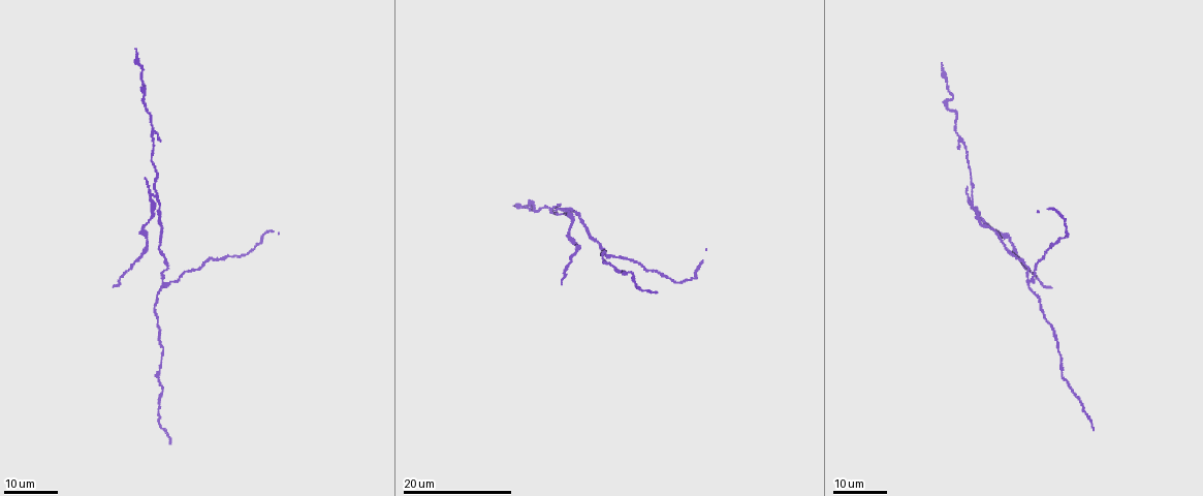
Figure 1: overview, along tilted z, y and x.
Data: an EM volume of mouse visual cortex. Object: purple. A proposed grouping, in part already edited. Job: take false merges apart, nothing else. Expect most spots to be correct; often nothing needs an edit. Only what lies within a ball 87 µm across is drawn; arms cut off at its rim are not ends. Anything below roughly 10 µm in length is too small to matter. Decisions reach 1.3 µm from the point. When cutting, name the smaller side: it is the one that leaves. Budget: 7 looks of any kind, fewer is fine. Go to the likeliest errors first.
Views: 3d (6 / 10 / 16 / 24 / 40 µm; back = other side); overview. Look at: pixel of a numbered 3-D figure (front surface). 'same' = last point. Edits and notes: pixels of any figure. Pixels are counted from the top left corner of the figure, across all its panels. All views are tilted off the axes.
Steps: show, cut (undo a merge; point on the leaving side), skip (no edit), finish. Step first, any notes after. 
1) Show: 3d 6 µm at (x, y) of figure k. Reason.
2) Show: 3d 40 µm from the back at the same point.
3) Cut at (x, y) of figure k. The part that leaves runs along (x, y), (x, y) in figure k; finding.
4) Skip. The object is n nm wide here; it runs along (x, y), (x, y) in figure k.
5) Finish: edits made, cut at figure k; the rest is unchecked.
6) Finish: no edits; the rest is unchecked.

Show: 3d 24 µm at (970, 204) of figure 1. Four arms meet.

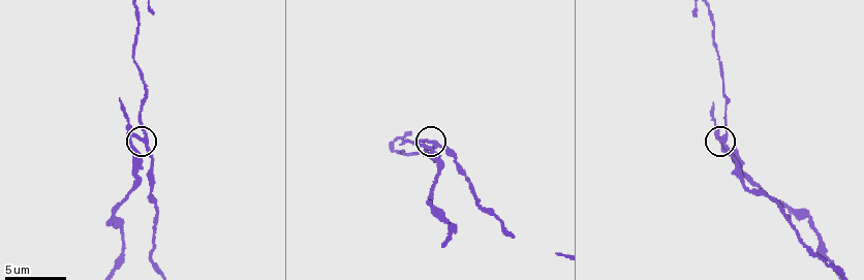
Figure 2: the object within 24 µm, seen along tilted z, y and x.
Show: 3d 6 µm at (141, 140) of figure 2.

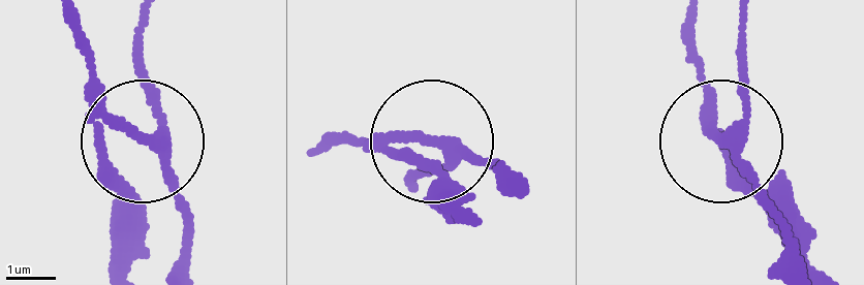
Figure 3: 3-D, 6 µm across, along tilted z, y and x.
Show: 3d 6 µm from the back at (441, 145) of figure 3.

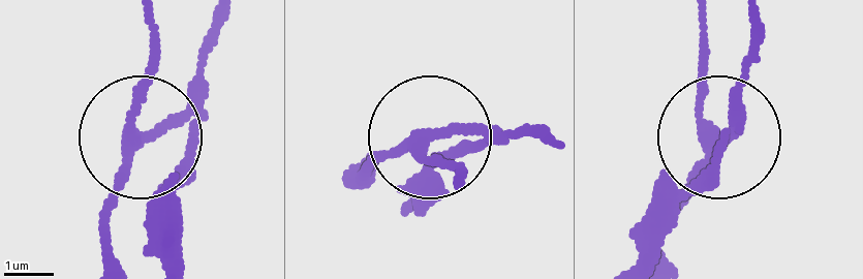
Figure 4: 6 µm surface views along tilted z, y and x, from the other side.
Cut at (157, 196) of figure 4. 4 arms meet here; the part that leaves runs along (730, 145), (647, 258) in figure 4; two cells meet here.

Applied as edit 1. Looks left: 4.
Show: overview. See it whole again.

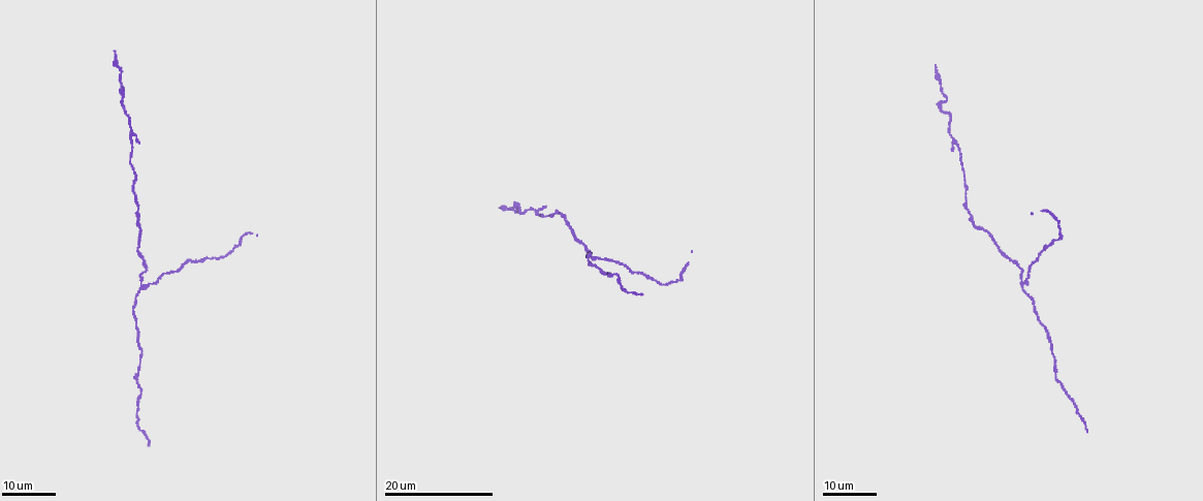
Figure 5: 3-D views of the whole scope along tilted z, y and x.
Show: 3d 24 µm at (592, 256) of figure 5. A fork.

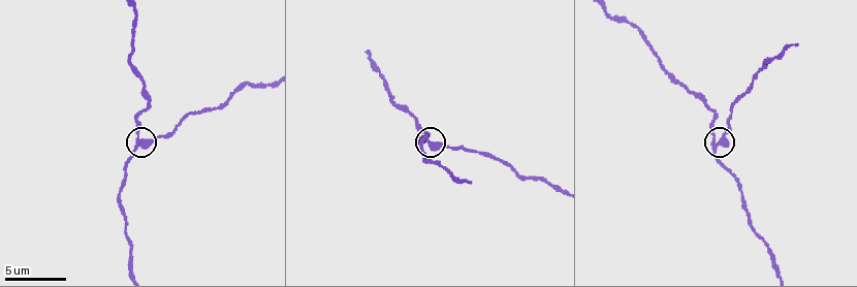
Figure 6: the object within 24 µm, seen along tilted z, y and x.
Show: 3d 10 µm at (431, 145) of figure 6. Closer look.

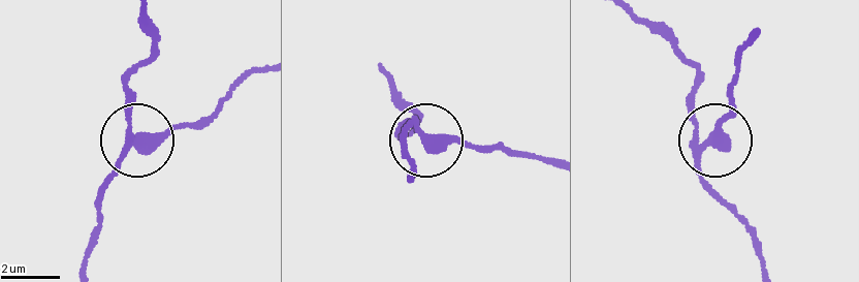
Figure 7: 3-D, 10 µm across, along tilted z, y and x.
Cut at (159, 140) of figure 7. The side arm is 32 µm long; the part that leaves runs along (122, 151), (195, 124), (260, 70) in figure 7; a second cell is stuck on.

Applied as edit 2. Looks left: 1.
Finish: edits made, cut at figure 4, cut at figure 7; the rest is unchecked.

